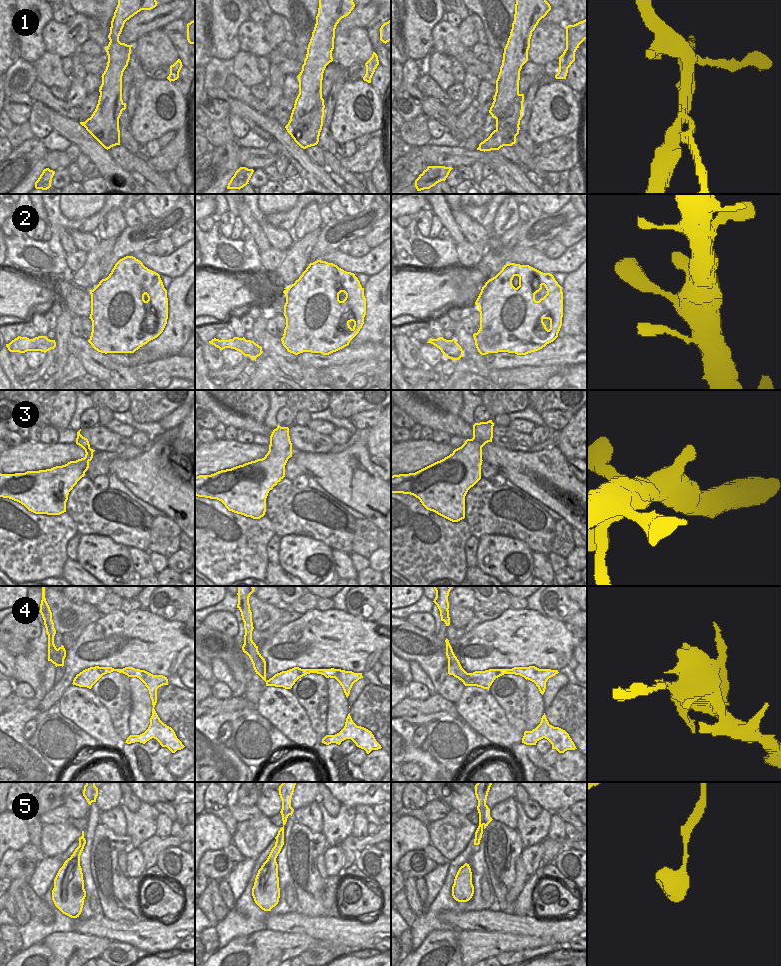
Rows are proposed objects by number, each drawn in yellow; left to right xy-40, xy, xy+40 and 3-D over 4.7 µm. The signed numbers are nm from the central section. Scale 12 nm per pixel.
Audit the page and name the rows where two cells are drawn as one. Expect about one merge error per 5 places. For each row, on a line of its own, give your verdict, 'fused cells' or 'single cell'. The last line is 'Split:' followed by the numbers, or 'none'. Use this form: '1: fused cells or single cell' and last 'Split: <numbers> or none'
1: fused cells
2: single cell
3: single cell
4: fused cells
5: single cell
Split: 1, 4

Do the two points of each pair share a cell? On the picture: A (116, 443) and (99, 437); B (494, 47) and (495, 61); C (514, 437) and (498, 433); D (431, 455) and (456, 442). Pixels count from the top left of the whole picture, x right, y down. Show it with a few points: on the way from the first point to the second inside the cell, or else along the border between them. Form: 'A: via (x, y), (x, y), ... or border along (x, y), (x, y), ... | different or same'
A: via (112, 442), (103, 439) | same
B: via (495, 50), (495, 58) | same
C: via (510, 437), (502, 436) | same
D: border along (448, 444), (455, 448) | different

